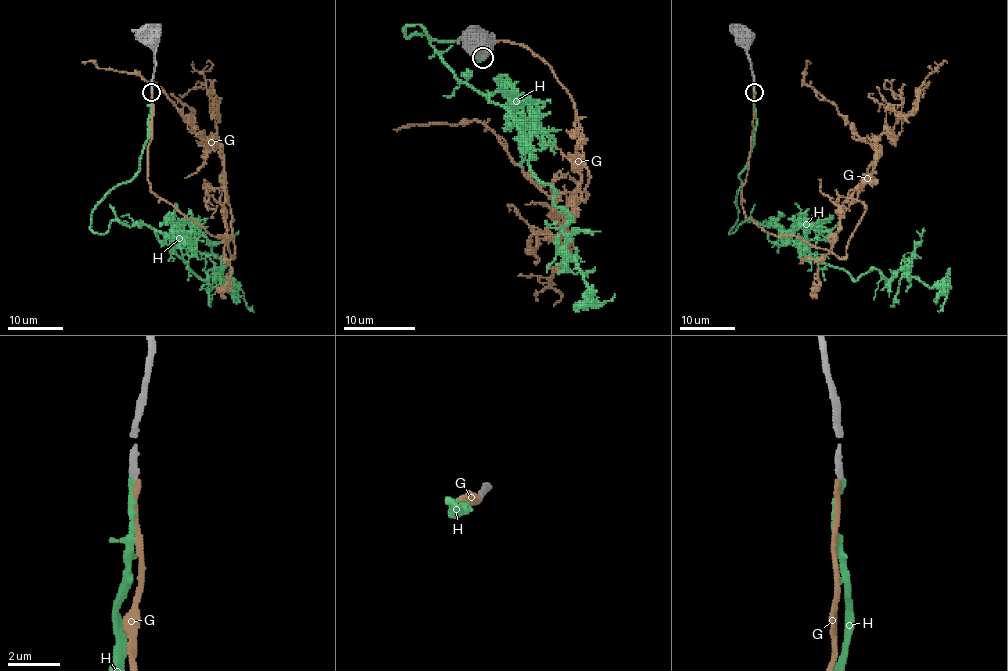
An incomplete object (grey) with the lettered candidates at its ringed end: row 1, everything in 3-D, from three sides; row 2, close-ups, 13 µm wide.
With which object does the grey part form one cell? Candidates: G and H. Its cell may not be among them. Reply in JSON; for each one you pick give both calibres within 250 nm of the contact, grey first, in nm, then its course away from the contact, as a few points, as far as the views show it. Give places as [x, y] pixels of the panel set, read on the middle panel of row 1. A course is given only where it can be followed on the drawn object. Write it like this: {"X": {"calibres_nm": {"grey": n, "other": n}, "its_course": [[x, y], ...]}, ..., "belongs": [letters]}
{"H": {"calibres_nm": {"grey": 280, "other": 190}, "its_course": [[482, 58], [462, 38], [404, 33], [421, 28], [514, 120], [568, 215], [564, 250], [587, 291], [614, 293]]}, "belongs": ["H"]}

